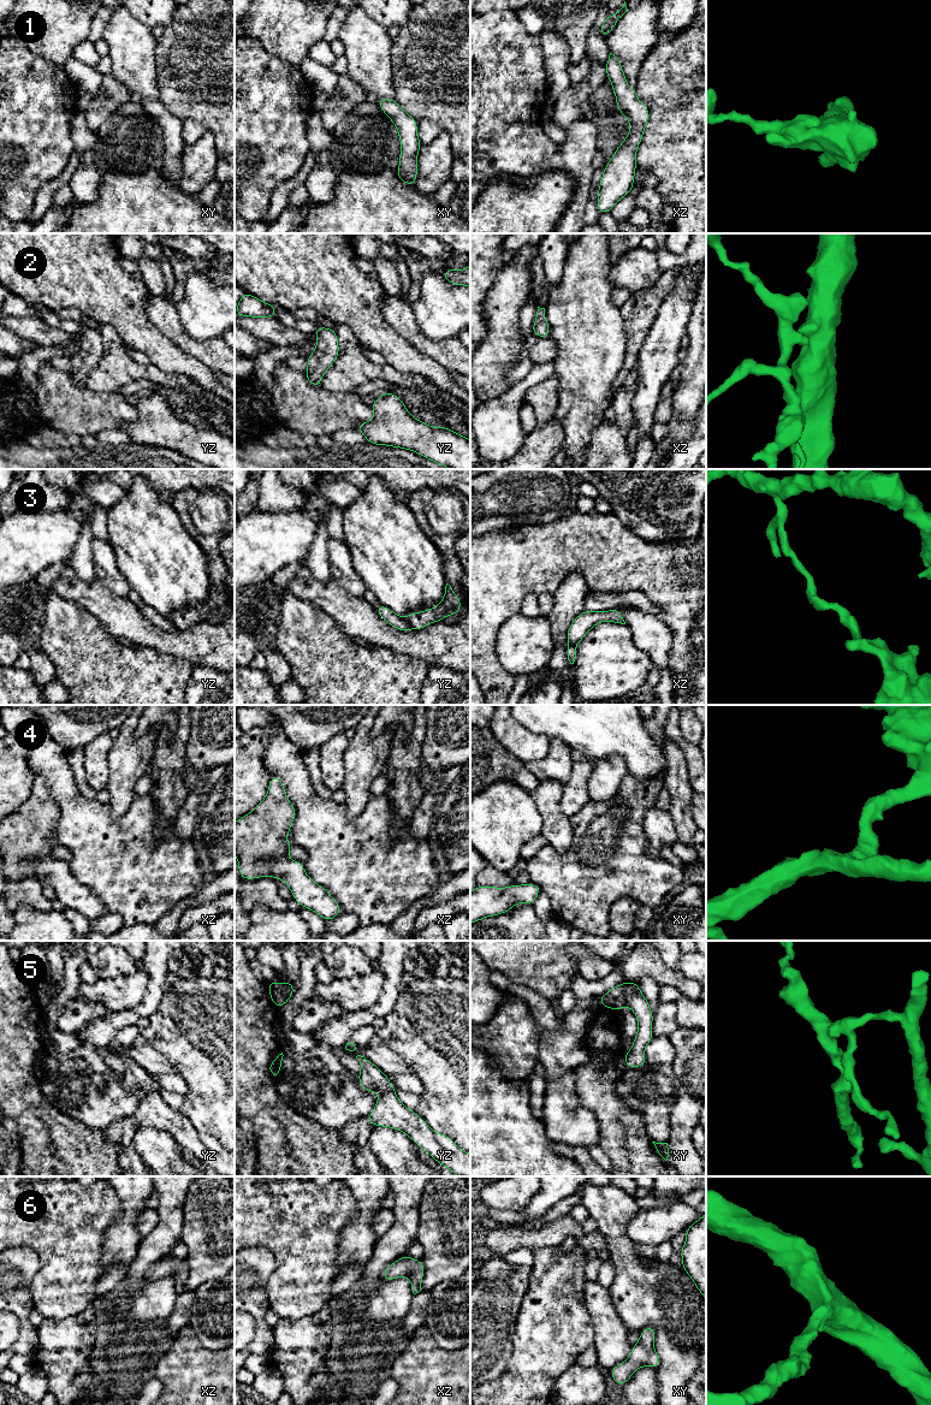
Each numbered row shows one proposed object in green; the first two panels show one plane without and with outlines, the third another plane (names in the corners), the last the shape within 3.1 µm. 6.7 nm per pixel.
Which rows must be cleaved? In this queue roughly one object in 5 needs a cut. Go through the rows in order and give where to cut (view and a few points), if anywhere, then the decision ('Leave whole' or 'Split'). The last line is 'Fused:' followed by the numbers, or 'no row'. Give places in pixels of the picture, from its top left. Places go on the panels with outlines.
1: No split. Leave whole
2: No split. Leave whole
3: Split along yz (404, 618), (411, 627). Split
4: No split. Leave whole
5: Split along yz (284, 983), (283, 1003). Split
6: No split. Leave whole
Fused: 3, 5

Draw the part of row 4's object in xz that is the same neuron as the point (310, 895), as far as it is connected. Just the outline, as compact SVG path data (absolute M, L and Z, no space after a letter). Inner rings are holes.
M271 776L265 799L235 823L235 855L238 859L241 879L271 876L278 882L283 878L301 907L315 912L325 921L331 921L343 912L342 907L322 885L307 875L303 864L289 859L289 850L293 846L286 838L295 818L296 808L286 798L281 779L278 776Z

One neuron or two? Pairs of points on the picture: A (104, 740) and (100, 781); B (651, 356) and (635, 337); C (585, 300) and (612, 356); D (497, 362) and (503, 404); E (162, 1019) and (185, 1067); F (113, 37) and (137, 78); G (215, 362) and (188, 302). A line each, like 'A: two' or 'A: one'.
A: one
B: two
C: one
D: two
E: one
F: one
G: two

